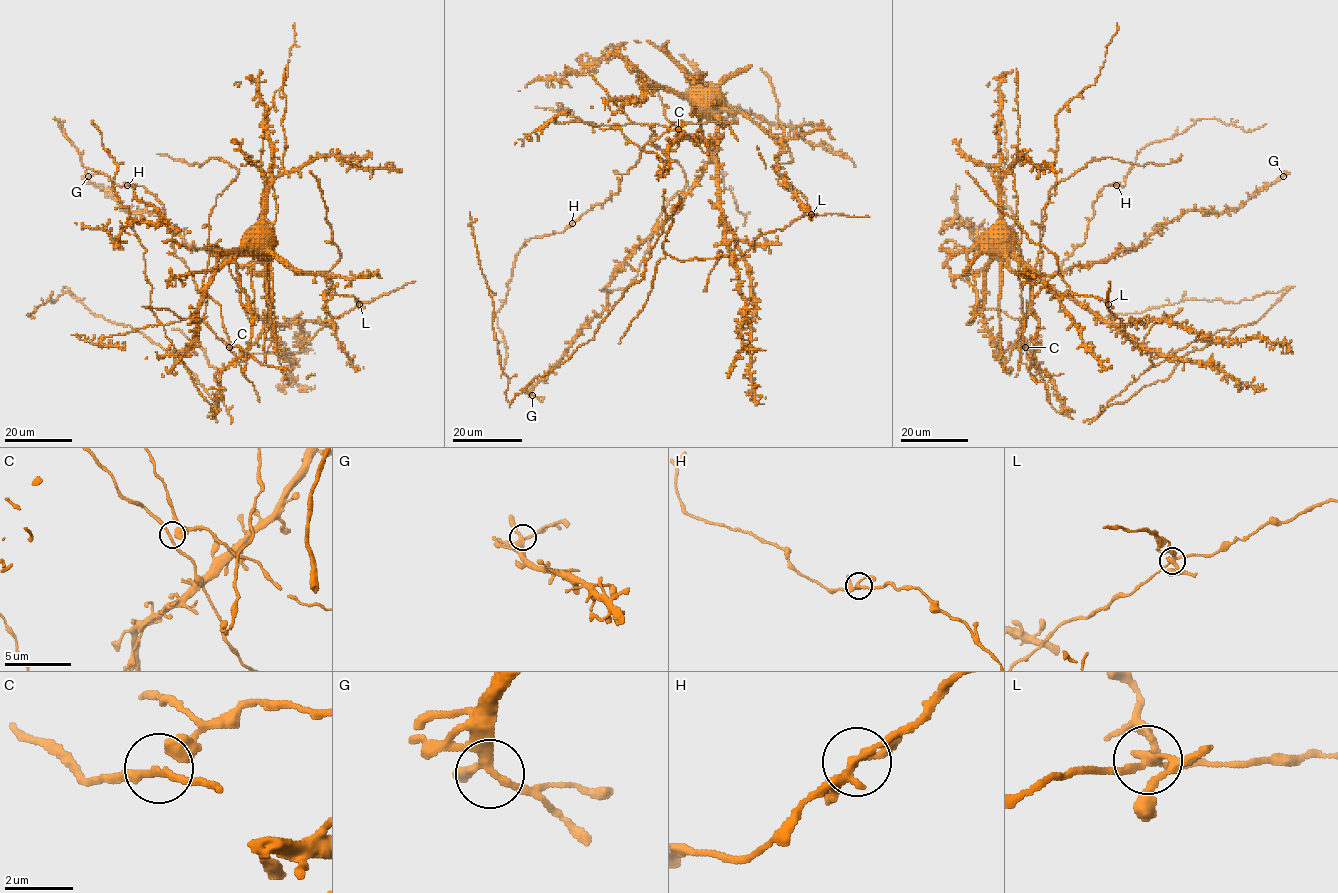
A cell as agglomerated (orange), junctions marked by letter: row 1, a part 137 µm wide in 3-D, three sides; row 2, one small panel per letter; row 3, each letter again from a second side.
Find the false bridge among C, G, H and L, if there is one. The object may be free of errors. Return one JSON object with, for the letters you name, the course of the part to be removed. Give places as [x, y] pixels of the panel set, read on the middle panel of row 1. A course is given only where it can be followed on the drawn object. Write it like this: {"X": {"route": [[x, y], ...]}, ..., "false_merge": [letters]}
{"L": {"route": [[811, 215], [807, 200], [780, 176], [776, 165], [793, 160], [777, 117], [778, 101], [770, 78], [761, 68]]}, "false_merge": ["L"]}

